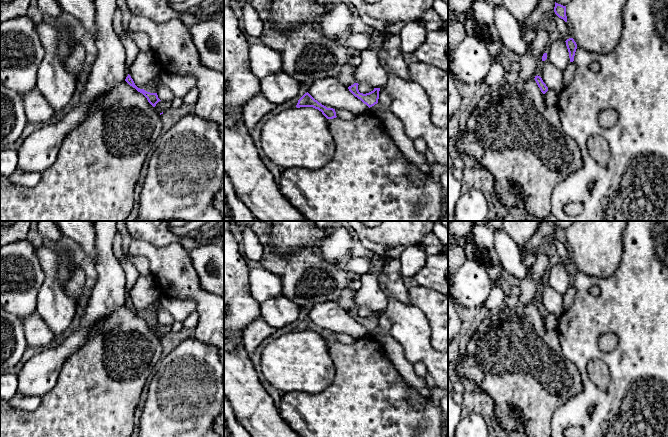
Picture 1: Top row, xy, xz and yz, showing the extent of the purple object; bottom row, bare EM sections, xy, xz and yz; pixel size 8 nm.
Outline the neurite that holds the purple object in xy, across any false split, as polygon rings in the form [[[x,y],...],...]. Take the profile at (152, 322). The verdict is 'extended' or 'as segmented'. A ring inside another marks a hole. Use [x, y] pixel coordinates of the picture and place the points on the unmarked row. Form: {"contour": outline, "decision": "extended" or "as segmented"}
{"contour": [[[128,298],[128,300],[126,301],[125,305],[130,309],[132,310],[133,312],[135,312],[138,316],[142,317],[148,324],[148,326],[153,330],[155,331],[156,328],[161,325],[159,322],[158,322],[158,319],[157,317],[150,317],[150,316],[147,316],[145,315],[144,313],[140,313],[138,312],[133,303],[131,302],[131,300]]], "decision": "as segmented"}

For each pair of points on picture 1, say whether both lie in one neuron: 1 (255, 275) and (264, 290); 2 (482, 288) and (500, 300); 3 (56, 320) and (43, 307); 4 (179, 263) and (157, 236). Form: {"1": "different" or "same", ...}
{"1": "same", "2": "different", "3": "same", "4": "different"}

